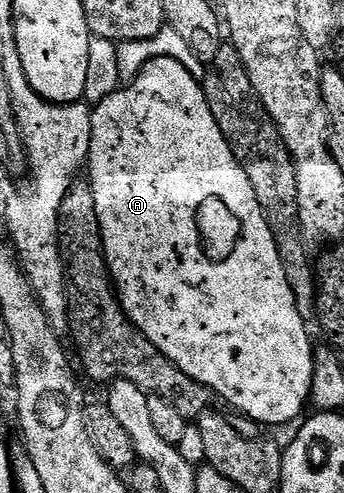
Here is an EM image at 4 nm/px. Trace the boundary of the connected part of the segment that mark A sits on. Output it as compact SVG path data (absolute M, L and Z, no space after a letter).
M159 56L150 62L134 78L131 84L125 84L117 87L114 92L110 93L106 99L92 108L92 133L90 134L90 150L88 151L88 162L86 165L86 180L91 184L94 194L94 205L97 206L98 222L101 223L101 236L104 239L104 256L108 262L108 270L111 272L111 278L114 281L115 292L119 296L120 304L124 307L124 312L128 318L136 324L136 328L142 332L169 359L178 370L182 370L194 382L206 386L217 397L220 396L232 408L237 408L244 416L249 416L252 420L257 420L260 424L288 424L291 420L299 421L301 419L300 411L304 407L309 407L310 397L312 394L312 369L314 367L314 347L313 341L308 334L308 325L302 322L298 314L298 306L294 294L290 290L290 282L286 282L286 270L282 270L282 258L278 258L278 246L274 242L274 234L266 222L266 214L262 214L262 206L258 206L258 188L252 185L249 169L240 165L240 157L230 150L214 114L204 97L204 90L201 81L193 76L190 69L180 60L175 60L169 56Z

